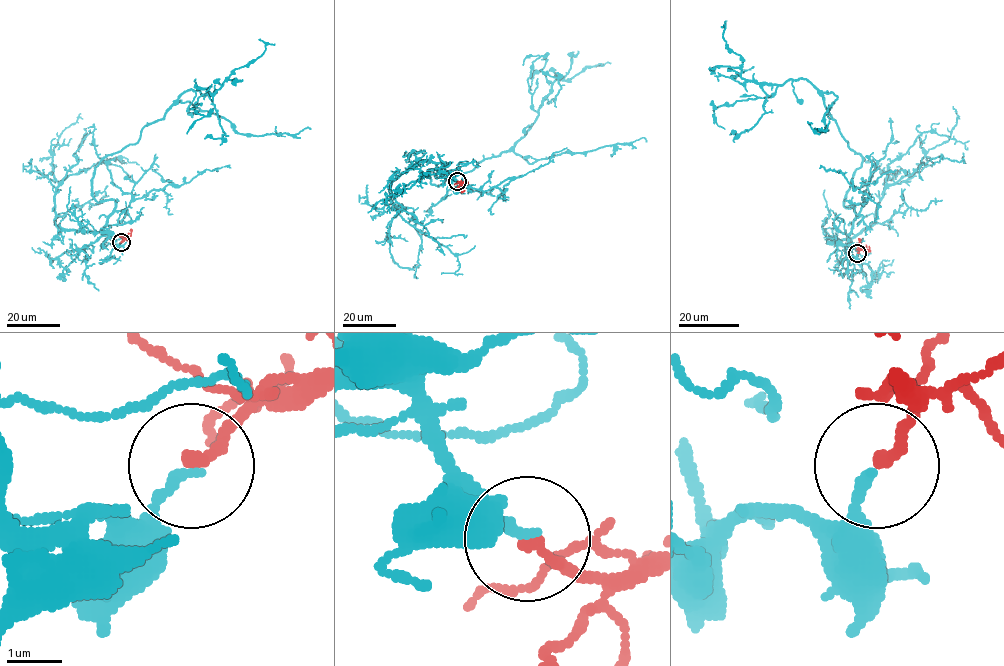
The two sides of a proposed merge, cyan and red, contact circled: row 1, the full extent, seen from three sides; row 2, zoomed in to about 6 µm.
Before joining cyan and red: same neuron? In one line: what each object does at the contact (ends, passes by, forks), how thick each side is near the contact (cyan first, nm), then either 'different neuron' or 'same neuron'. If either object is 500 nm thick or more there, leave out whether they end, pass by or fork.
cyan ends; red ends; calibres 200 and 240 nm; same neuron

